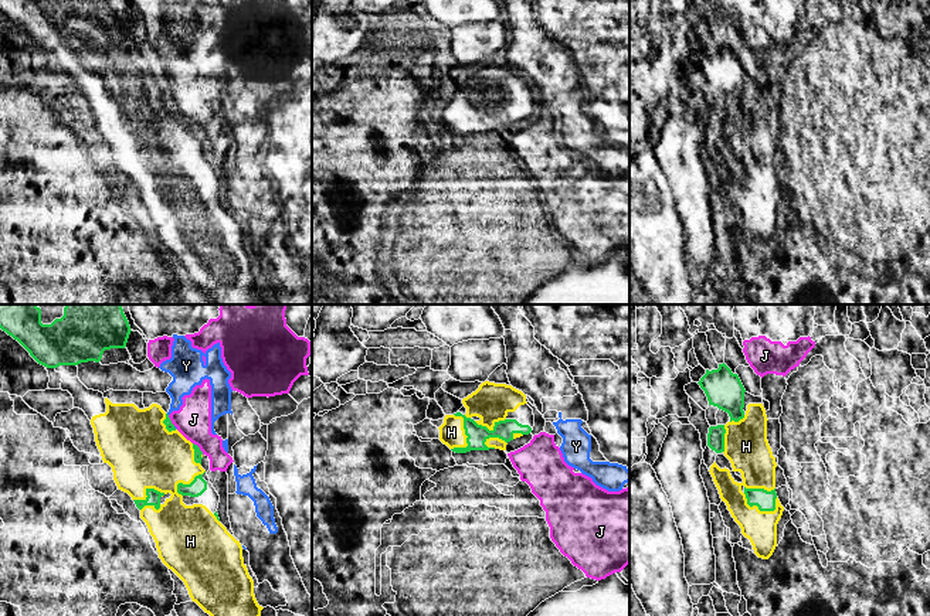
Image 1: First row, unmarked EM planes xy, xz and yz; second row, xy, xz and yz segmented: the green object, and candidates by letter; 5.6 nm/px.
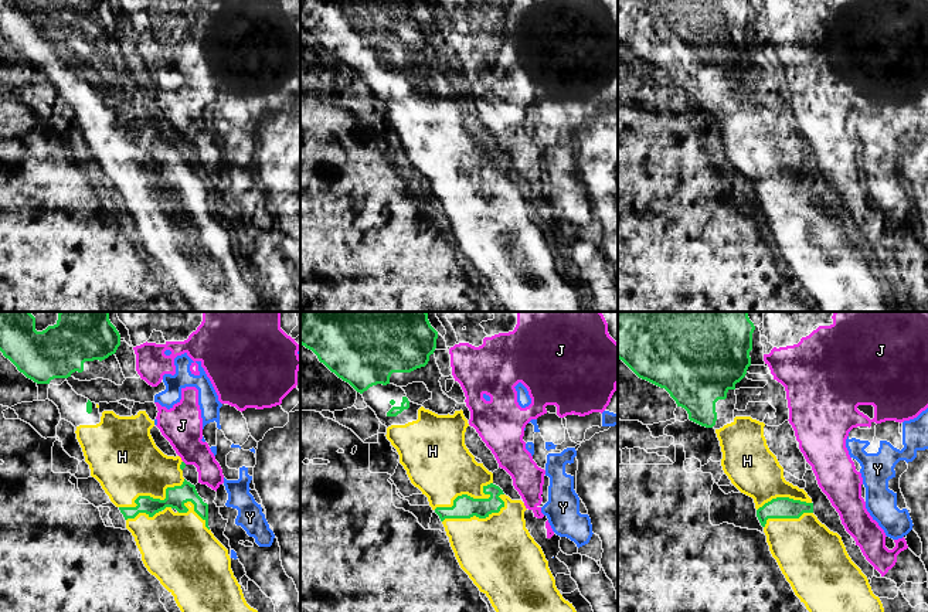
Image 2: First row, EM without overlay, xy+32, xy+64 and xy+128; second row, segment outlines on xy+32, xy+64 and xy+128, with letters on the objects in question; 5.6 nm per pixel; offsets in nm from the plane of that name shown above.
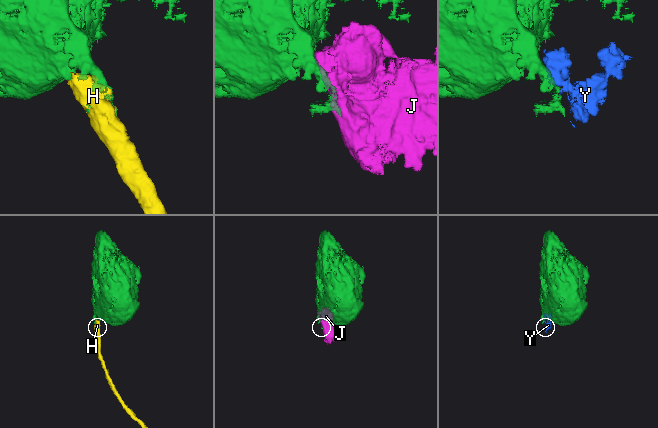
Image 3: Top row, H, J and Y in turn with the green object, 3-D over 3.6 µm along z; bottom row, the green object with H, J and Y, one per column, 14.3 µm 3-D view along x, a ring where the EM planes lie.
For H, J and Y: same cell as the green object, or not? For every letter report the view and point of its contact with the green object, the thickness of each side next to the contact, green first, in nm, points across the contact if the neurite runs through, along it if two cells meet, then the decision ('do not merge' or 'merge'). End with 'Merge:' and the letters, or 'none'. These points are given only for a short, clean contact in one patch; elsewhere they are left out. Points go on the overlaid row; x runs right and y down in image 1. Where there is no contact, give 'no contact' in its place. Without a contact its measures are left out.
H: meets green in xz at (467, 435); 110 nm thick on the green side, 140 nm on the other; merge
J: meets green in xy at (199, 448); 50 nm thick on the green side, 200 nm on the other; border along xy (193, 442), (203, 453); do not merge
Y: no contact; do not merge
Merge: H

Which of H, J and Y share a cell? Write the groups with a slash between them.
H / J Y

